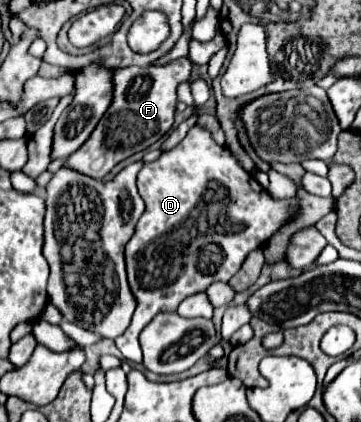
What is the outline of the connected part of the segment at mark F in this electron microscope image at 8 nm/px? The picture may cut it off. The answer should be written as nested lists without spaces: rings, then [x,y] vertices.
[[[189,58],[171,60],[163,66],[129,66],[115,70],[115,102],[111,110],[107,110],[105,118],[101,118],[99,126],[91,134],[89,142],[85,142],[77,152],[73,152],[67,160],[67,166],[87,174],[91,178],[101,180],[105,174],[113,170],[115,164],[129,158],[135,152],[149,148],[161,136],[169,132],[173,126],[173,114],[177,106],[177,86],[191,78],[191,62]]]

